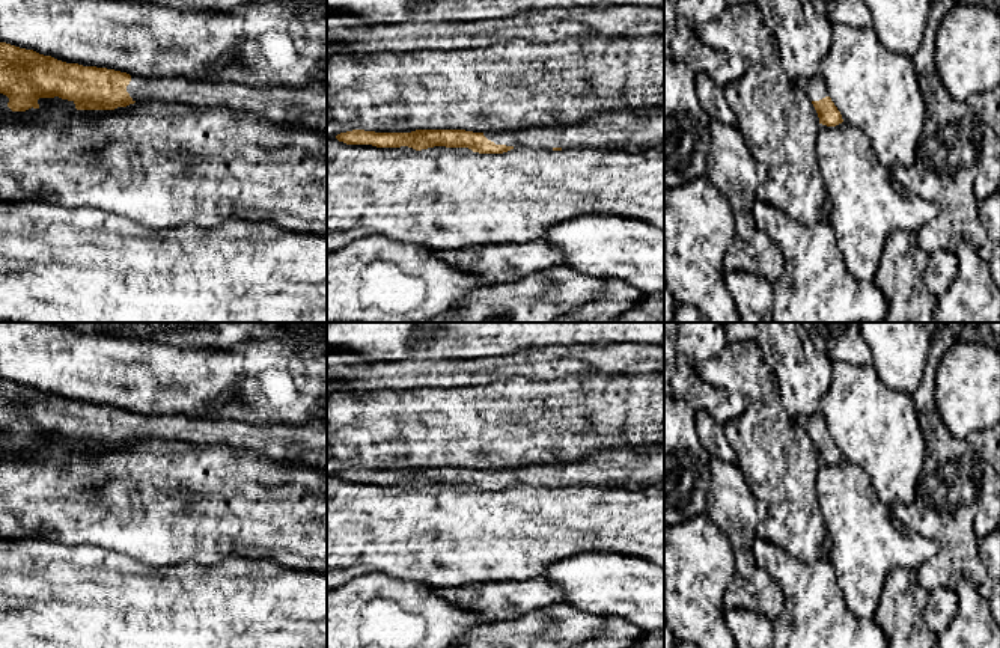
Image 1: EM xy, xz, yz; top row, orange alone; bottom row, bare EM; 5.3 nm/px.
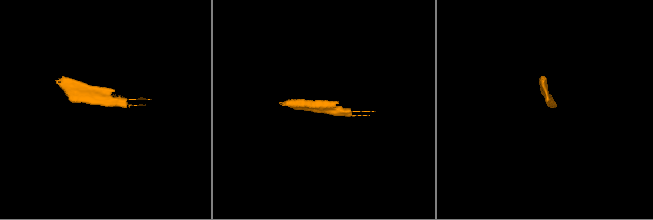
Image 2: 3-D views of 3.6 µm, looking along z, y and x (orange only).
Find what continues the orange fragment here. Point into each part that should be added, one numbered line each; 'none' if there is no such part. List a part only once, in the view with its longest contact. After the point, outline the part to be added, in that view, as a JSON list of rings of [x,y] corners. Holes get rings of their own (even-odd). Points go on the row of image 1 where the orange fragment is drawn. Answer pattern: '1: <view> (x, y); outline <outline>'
1: xz (625, 131); outline [[[664,110],[646,115],[630,112],[595,115],[575,125],[489,131],[483,136],[495,145],[514,148],[592,146],[634,154],[664,140]]]

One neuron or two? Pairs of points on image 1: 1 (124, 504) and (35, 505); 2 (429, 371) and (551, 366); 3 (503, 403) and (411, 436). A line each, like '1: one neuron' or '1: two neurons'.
1: one neuron
2: one neuron
3: one neuron

